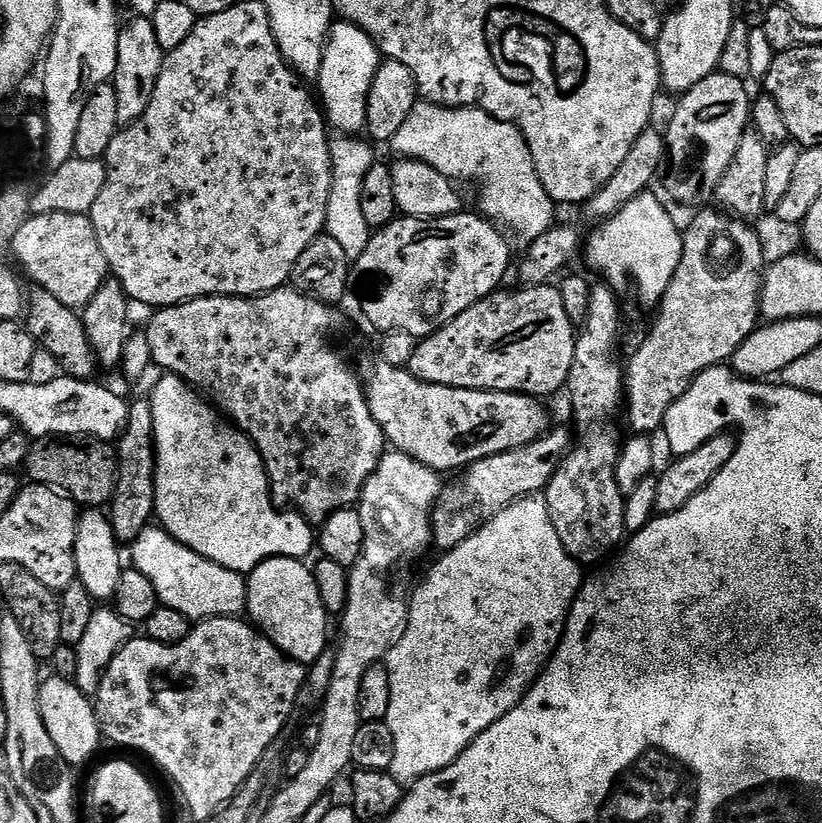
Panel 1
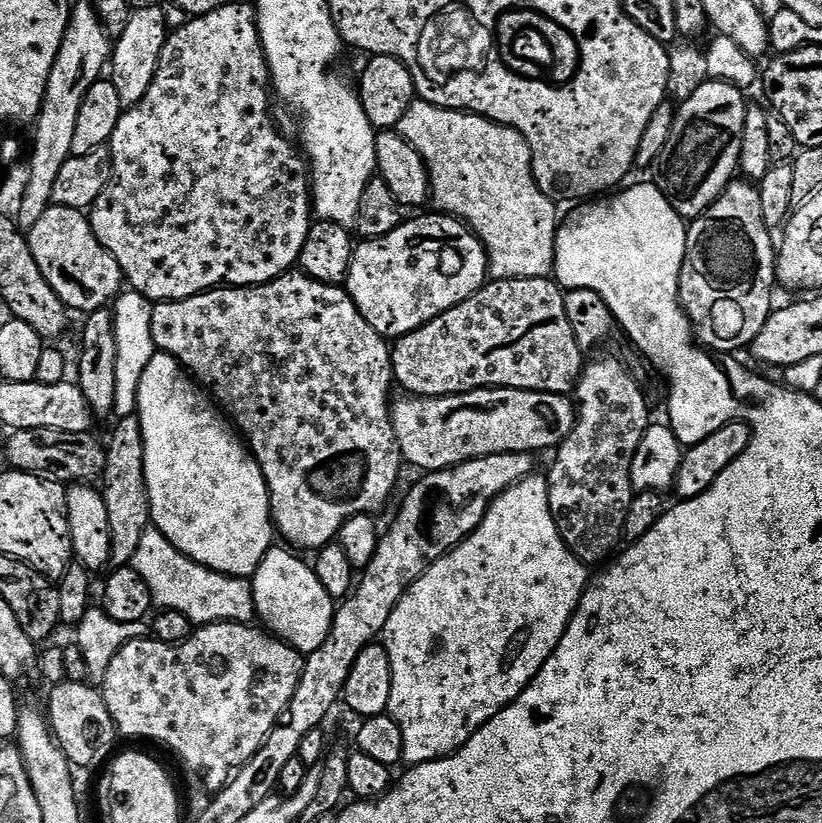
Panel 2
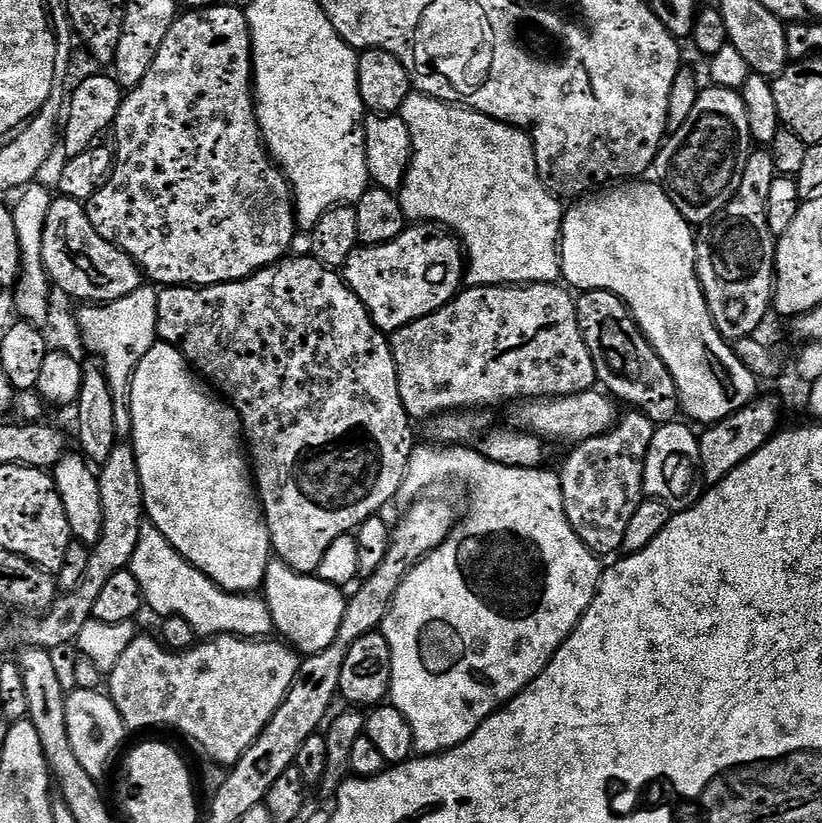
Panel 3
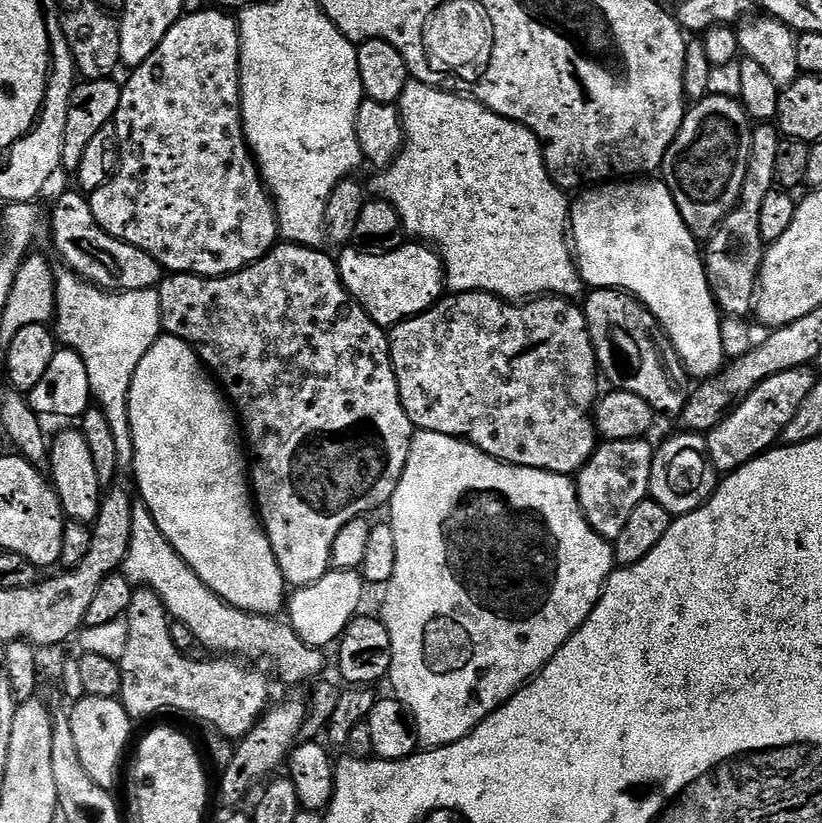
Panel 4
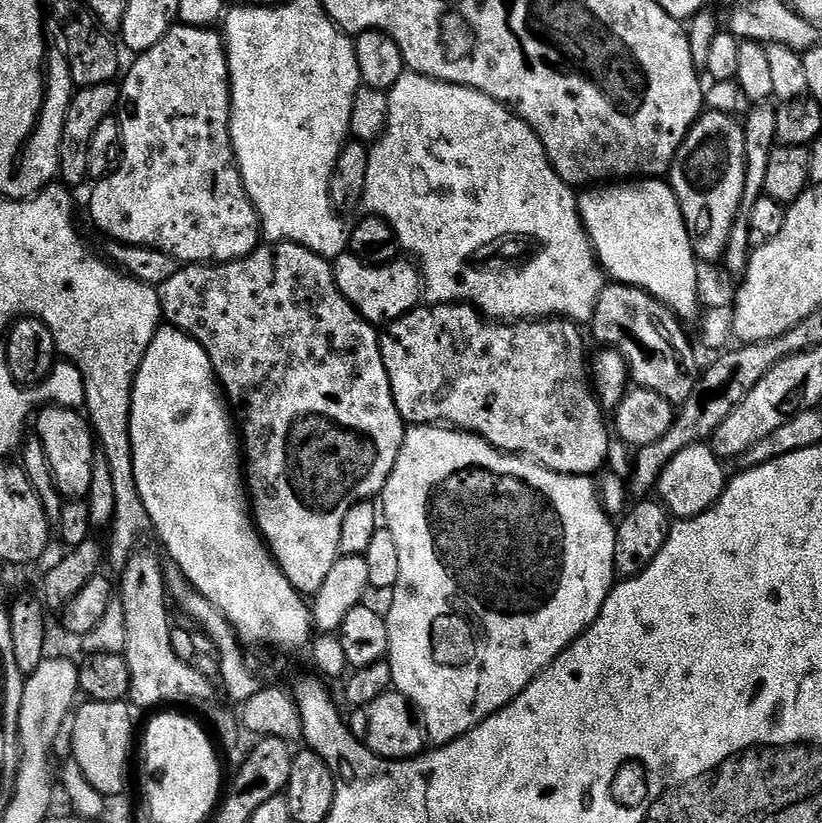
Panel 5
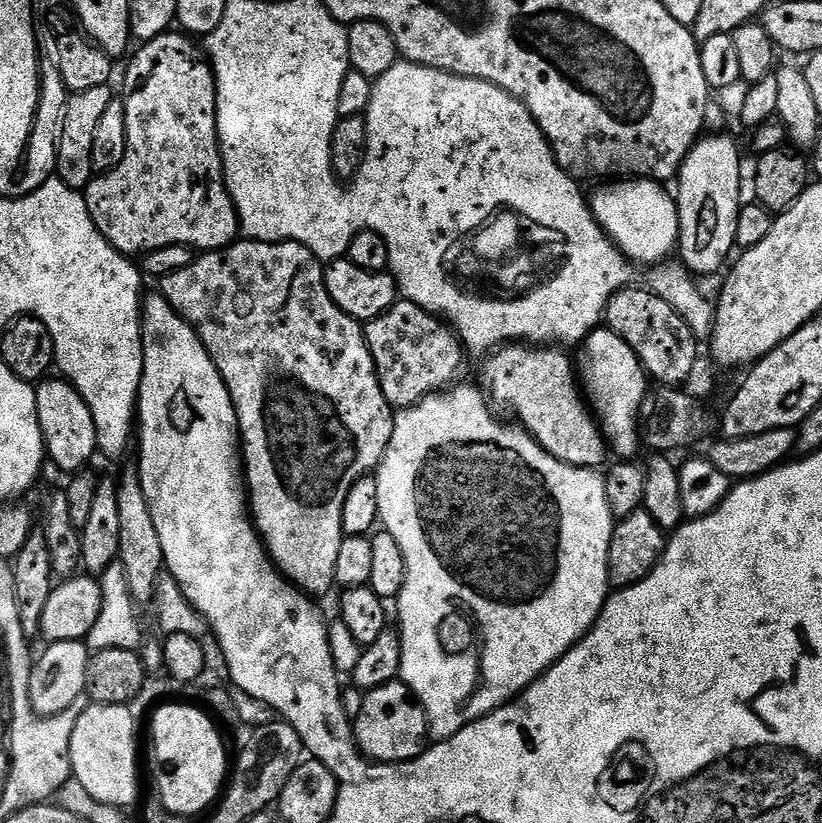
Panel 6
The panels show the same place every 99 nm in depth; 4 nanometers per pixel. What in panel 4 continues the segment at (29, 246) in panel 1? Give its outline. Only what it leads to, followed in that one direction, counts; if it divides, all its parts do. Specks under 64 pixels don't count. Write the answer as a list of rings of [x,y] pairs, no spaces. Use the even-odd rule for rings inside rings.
[[[76,192],[62,193],[52,208],[52,244],[64,259],[63,267],[108,292],[159,289],[166,275],[163,266],[146,250],[106,234],[94,218],[89,197]]]

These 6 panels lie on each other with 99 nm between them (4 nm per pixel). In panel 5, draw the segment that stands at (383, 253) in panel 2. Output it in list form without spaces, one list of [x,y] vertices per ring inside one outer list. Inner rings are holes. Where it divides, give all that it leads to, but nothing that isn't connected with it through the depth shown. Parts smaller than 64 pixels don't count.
[[[345,254],[331,261],[338,290],[358,310],[363,320],[373,326],[387,326],[417,307],[422,300],[419,267],[411,259],[397,258],[388,264],[367,264],[358,257]]]

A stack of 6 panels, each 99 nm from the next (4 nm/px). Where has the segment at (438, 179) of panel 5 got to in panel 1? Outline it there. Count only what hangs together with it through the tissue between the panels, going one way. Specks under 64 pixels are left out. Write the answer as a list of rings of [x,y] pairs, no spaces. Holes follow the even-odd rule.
[[[417,102],[414,110],[410,110],[410,118],[406,118],[402,130],[394,134],[390,148],[397,152],[395,154],[397,157],[425,160],[427,164],[434,166],[434,170],[450,177],[454,182],[469,180],[470,183],[477,184],[480,187],[479,211],[493,224],[507,230],[513,237],[516,235],[520,240],[525,242],[537,240],[553,227],[557,219],[555,218],[558,212],[557,205],[552,203],[552,199],[546,194],[538,178],[538,170],[532,161],[530,146],[520,129],[515,123],[494,118],[483,112],[481,108],[446,108],[442,104]]]

